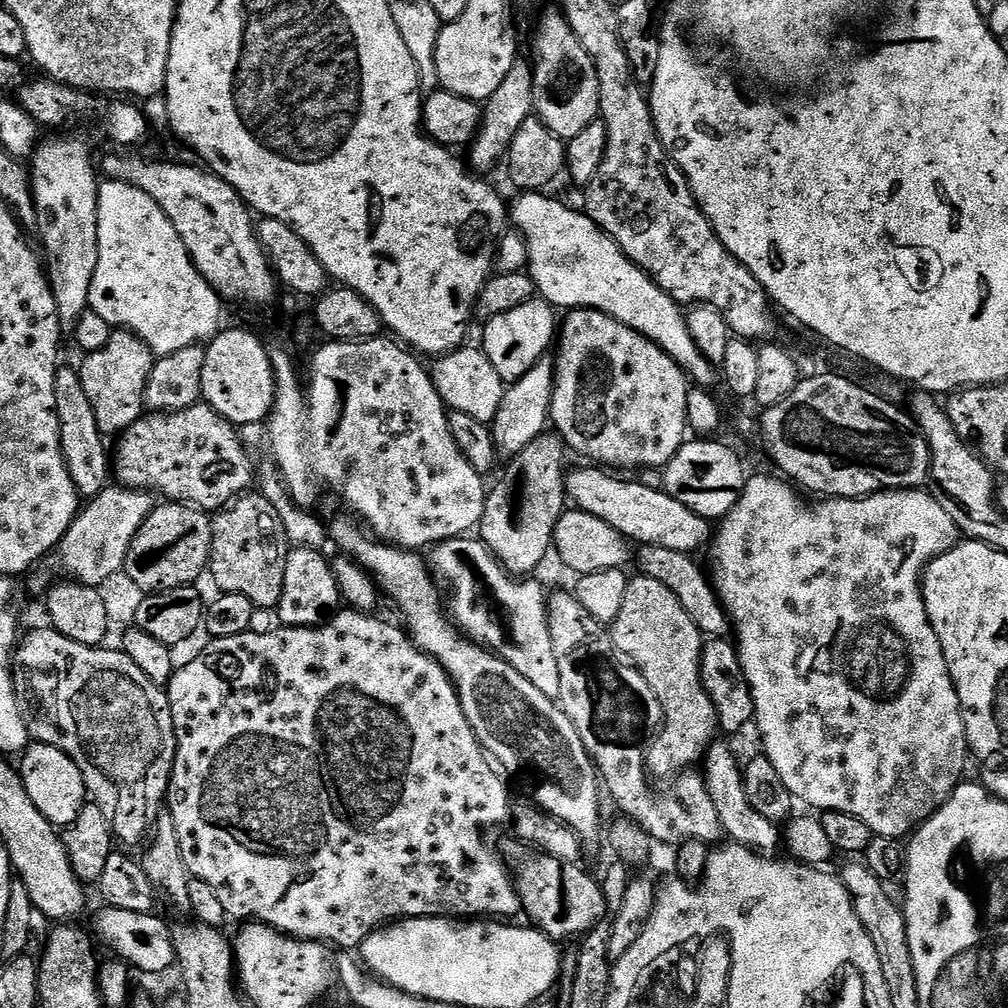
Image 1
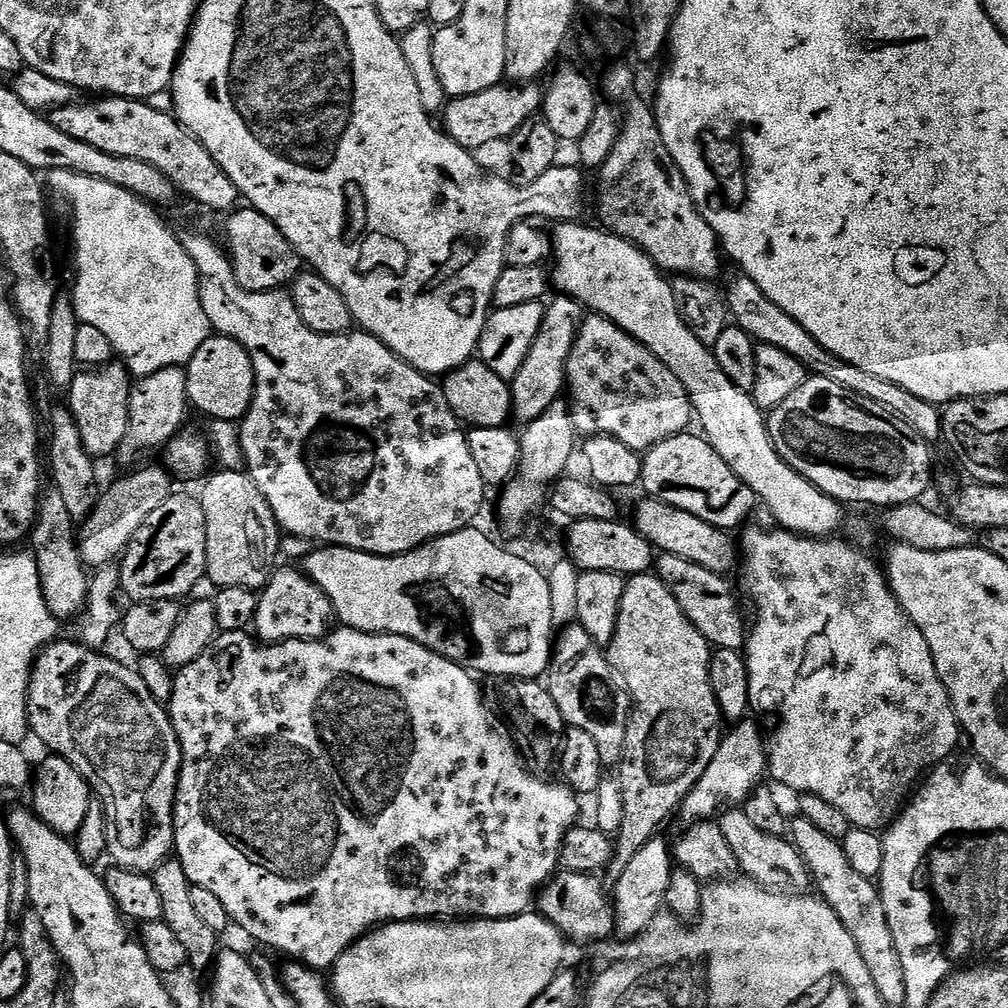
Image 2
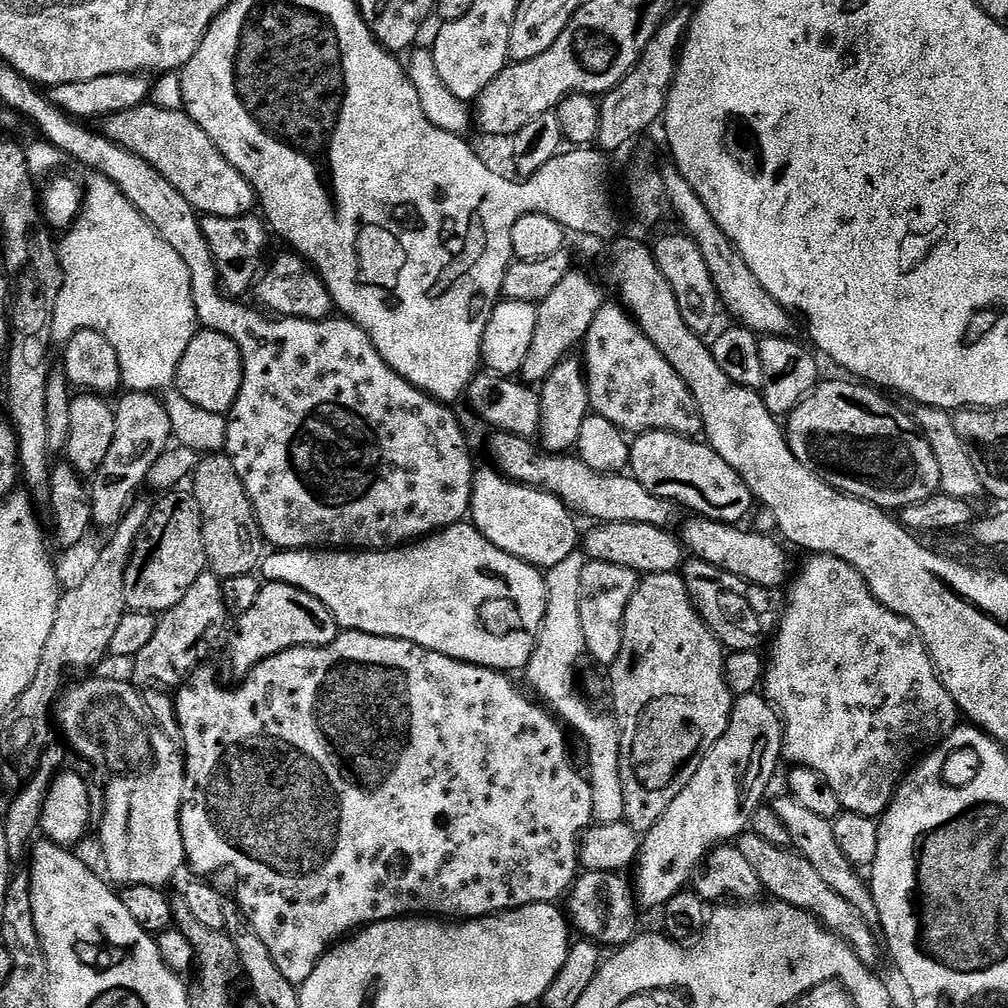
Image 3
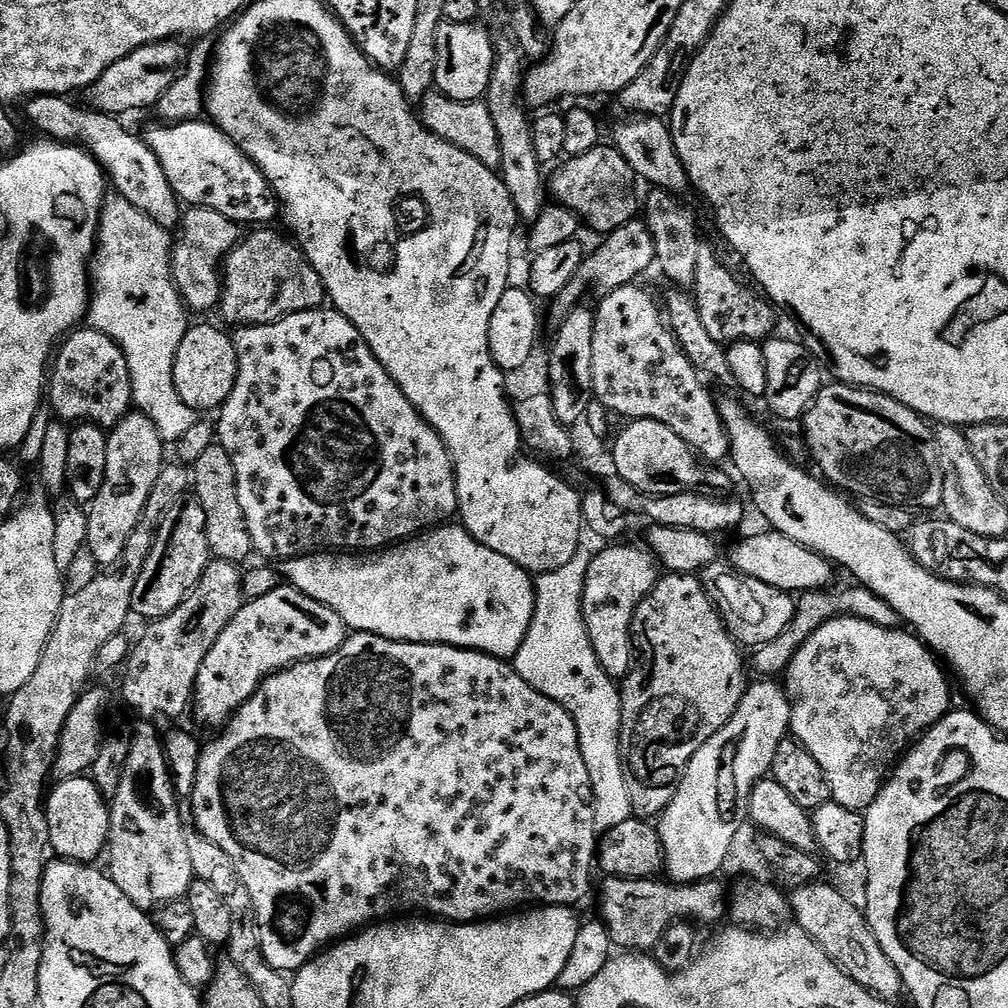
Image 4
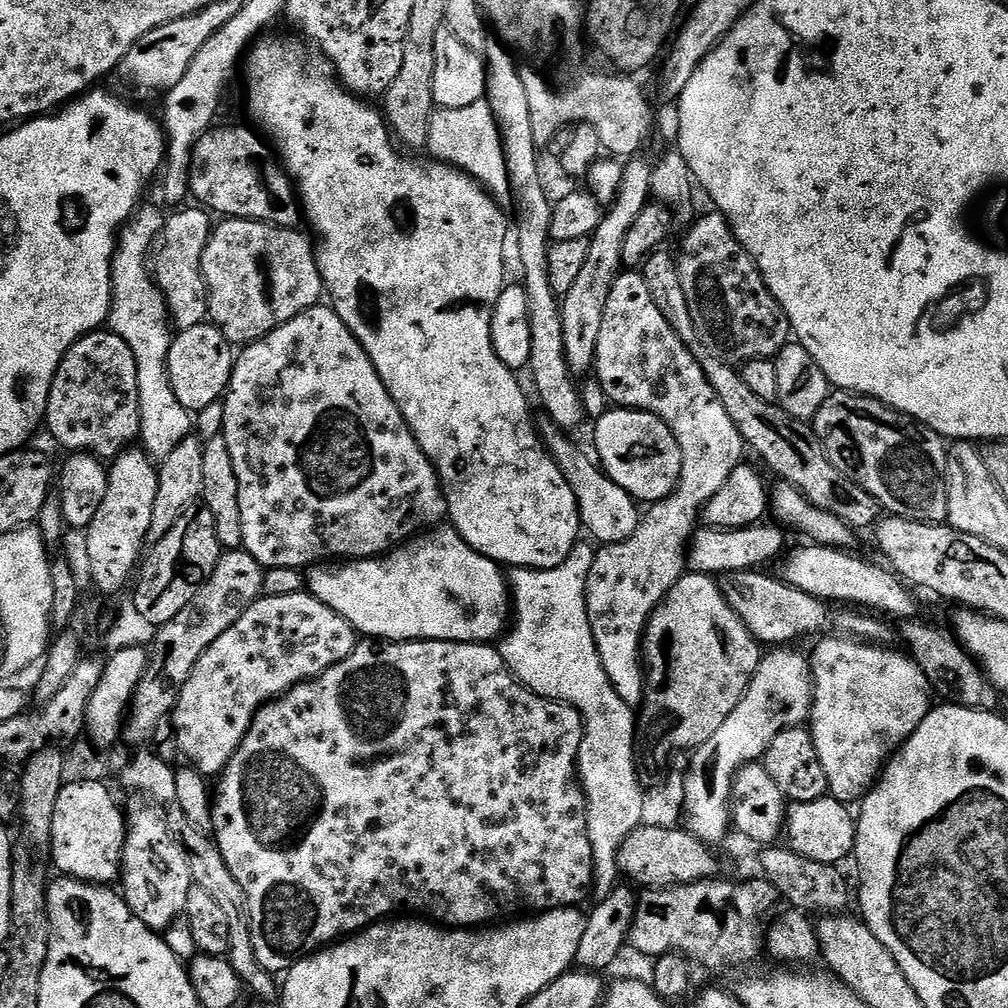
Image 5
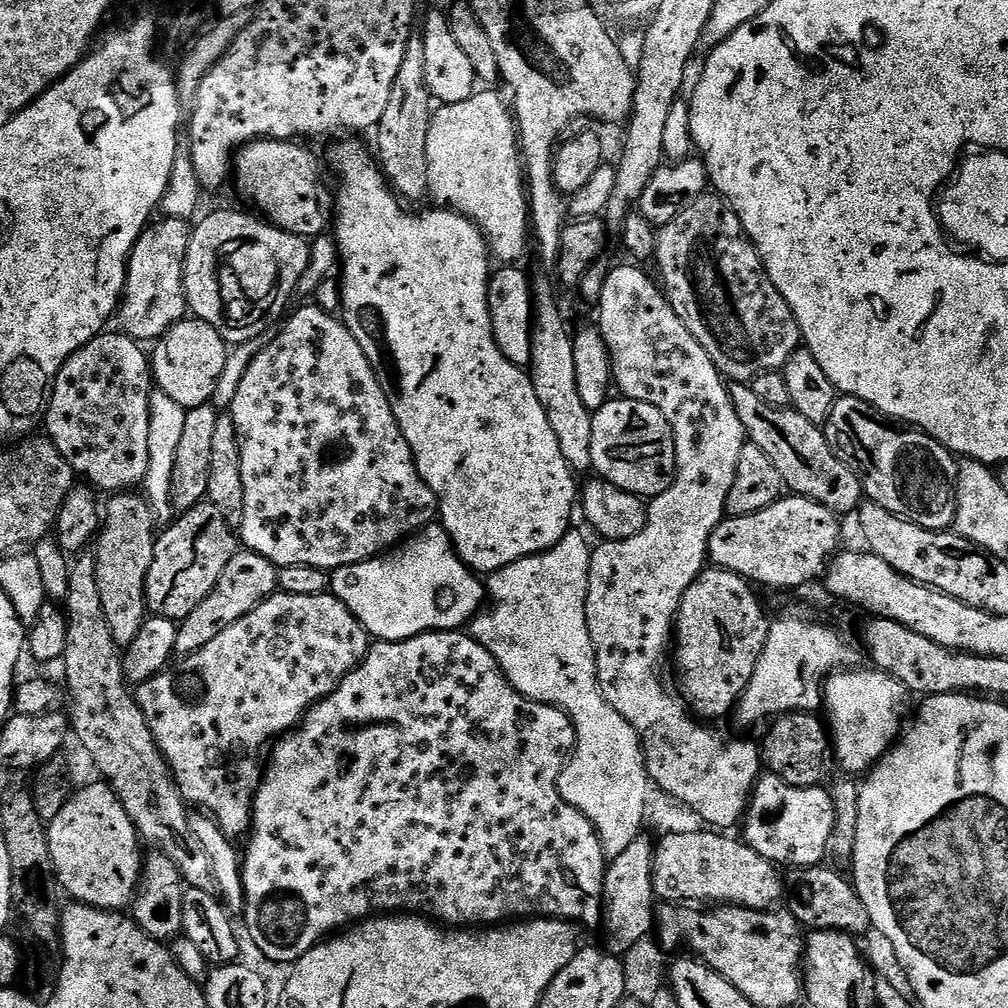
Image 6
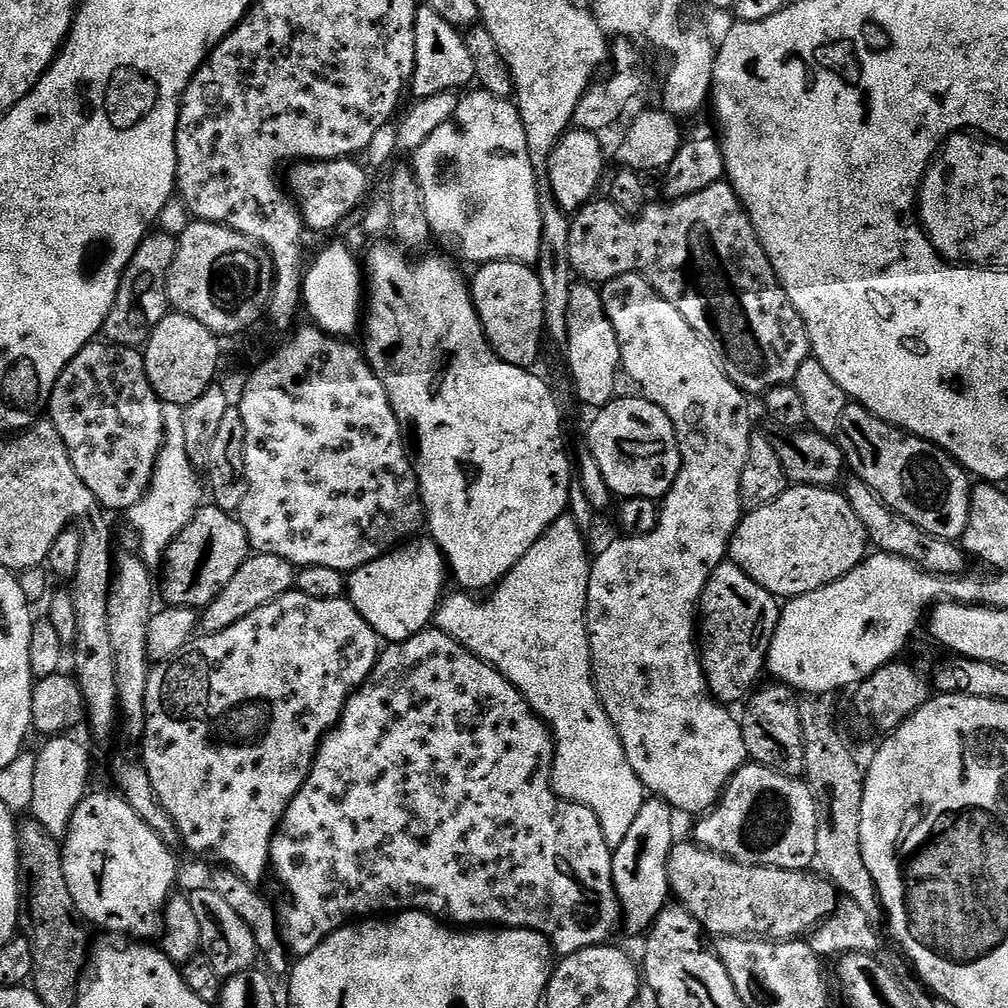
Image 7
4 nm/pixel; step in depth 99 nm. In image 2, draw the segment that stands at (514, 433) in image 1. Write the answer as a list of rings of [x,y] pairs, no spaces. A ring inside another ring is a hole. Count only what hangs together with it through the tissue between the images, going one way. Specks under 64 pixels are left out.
[[[556,294],[544,304],[544,317],[542,326],[538,326],[538,338],[534,338],[534,346],[530,346],[530,354],[526,354],[522,370],[518,370],[518,374],[510,382],[512,416],[520,419],[521,425],[534,422],[534,418],[538,418],[538,414],[544,414],[565,391],[570,350],[581,323],[582,305],[569,296]]]

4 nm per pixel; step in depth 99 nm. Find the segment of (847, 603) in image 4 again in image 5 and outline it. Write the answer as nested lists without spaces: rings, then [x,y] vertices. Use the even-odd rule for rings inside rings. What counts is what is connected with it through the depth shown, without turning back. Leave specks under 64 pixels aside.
[[[904,618],[898,624],[898,636],[906,649],[907,655],[926,674],[929,685],[938,693],[939,699],[963,708],[973,708],[979,712],[999,713],[1002,697],[1000,691],[993,687],[981,672],[977,661],[964,651],[960,642],[951,631],[943,632],[921,618]]]

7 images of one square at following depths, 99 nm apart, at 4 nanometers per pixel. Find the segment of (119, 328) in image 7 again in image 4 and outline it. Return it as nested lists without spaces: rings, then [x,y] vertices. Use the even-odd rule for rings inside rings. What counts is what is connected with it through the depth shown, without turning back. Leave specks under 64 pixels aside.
[[[189,207],[181,215],[178,233],[172,250],[172,280],[180,291],[180,298],[193,313],[208,312],[217,307],[222,287],[224,257],[242,239],[241,225],[214,210]]]

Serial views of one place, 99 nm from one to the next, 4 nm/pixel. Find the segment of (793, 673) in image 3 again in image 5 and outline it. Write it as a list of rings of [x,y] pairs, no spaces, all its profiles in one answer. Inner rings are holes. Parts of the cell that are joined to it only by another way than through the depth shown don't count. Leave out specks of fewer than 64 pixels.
[[[840,634],[829,635],[820,642],[810,652],[810,731],[822,770],[826,770],[831,796],[860,802],[880,779],[884,765],[918,730],[922,718],[933,707],[933,693],[926,674],[912,657],[903,651],[895,652],[895,647],[877,646]]]

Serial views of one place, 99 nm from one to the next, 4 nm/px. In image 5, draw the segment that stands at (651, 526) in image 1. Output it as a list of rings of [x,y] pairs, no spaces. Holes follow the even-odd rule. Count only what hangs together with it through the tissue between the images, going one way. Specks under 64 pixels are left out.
[[[813,543],[808,547],[812,548],[796,548],[783,557],[785,560],[782,579],[785,584],[819,600],[831,602],[833,605],[840,604],[836,606],[859,606],[876,614],[889,612],[895,618],[912,618],[917,615],[916,600],[908,593],[909,585],[887,567],[879,568],[860,556],[851,556],[844,552],[848,550],[840,546]]]

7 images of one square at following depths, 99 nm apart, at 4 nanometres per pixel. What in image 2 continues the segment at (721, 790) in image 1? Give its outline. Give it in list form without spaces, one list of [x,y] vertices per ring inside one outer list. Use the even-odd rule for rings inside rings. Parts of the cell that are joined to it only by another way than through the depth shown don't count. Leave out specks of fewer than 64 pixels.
[[[740,806],[729,807],[719,817],[718,823],[722,834],[726,834],[726,842],[730,842],[730,850],[734,850],[734,858],[738,858],[741,873],[757,880],[763,888],[804,890],[807,889],[804,888],[807,884],[809,887],[810,873],[800,856],[800,851],[791,839],[784,836],[772,836],[769,832],[758,830],[758,826],[754,826],[754,822],[746,818],[744,809]]]

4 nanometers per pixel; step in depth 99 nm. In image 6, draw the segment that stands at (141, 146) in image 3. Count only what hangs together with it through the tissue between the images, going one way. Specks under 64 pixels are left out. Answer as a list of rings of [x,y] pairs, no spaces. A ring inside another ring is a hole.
[[[256,140],[235,153],[234,168],[236,164],[236,188],[241,198],[256,204],[255,211],[267,223],[295,236],[315,238],[327,229],[327,224],[329,227],[330,208],[324,205],[320,160],[308,148],[300,142]]]

